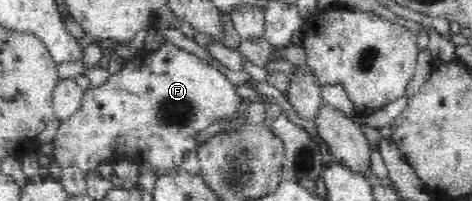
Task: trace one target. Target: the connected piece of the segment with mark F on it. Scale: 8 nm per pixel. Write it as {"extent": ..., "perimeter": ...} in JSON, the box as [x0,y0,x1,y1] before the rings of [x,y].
{"extent":[51,42,243,177],"perimeter":[[[168,42],[156,51],[139,52],[124,61],[121,72],[114,73],[106,84],[87,90],[80,102],[78,111],[61,122],[52,141],[51,159],[56,160],[62,169],[76,166],[84,173],[100,164],[114,164],[119,159],[128,159],[140,167],[154,166],[156,177],[160,177],[180,168],[184,154],[190,150],[197,151],[204,143],[195,139],[199,131],[216,120],[236,119],[235,111],[243,98],[237,95],[236,86],[214,65]]]}

